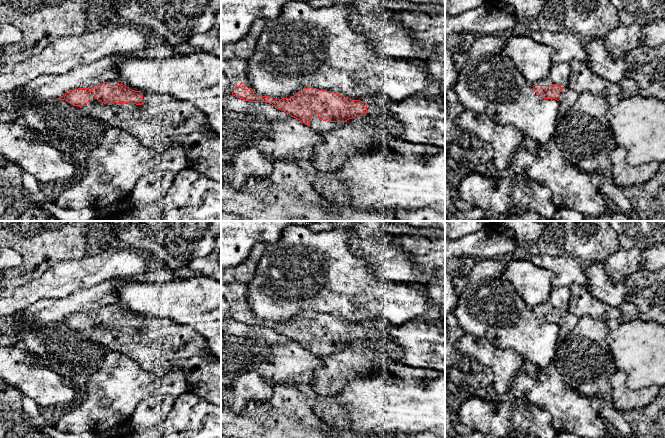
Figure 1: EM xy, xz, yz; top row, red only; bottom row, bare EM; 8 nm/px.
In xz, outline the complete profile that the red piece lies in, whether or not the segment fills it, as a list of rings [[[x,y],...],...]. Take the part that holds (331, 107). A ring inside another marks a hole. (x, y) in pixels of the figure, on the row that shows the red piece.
[[[235,58],[221,61],[221,71],[229,80],[230,93],[249,102],[265,102],[288,113],[316,131],[337,129],[349,119],[366,116],[364,101],[352,100],[331,91],[303,88],[290,98],[258,95],[247,78],[248,60]]]

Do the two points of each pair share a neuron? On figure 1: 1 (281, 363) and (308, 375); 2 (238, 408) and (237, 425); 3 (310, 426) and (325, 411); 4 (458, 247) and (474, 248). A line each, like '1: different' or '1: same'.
1: same
2: different
3: different
4: same

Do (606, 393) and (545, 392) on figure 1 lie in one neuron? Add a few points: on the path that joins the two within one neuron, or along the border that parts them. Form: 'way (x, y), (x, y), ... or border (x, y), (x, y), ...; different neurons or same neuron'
border (563, 377), (566, 383), (581, 393), (603, 399); different neurons

